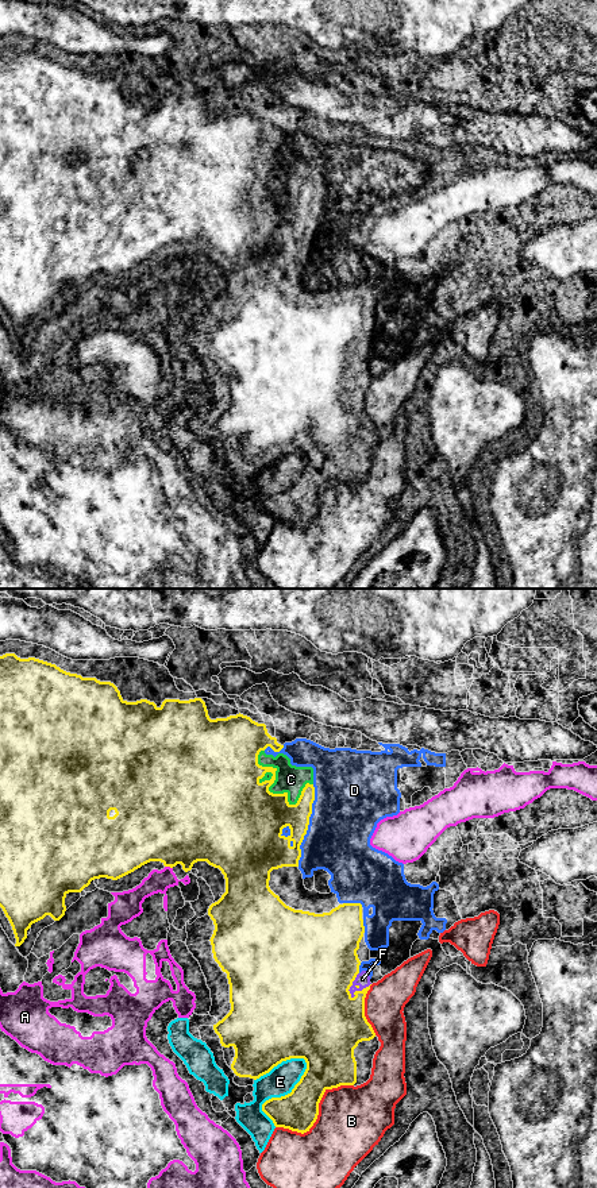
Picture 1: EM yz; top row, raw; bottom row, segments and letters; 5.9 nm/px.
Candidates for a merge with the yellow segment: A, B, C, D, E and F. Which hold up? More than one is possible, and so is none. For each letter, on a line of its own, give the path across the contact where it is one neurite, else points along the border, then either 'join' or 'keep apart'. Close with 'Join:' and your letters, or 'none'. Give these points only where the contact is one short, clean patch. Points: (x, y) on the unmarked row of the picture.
A: keep apart
B: keep apart
C: keep apart
D: keep apart
E: keep apart
F: keep apart
Join: none

